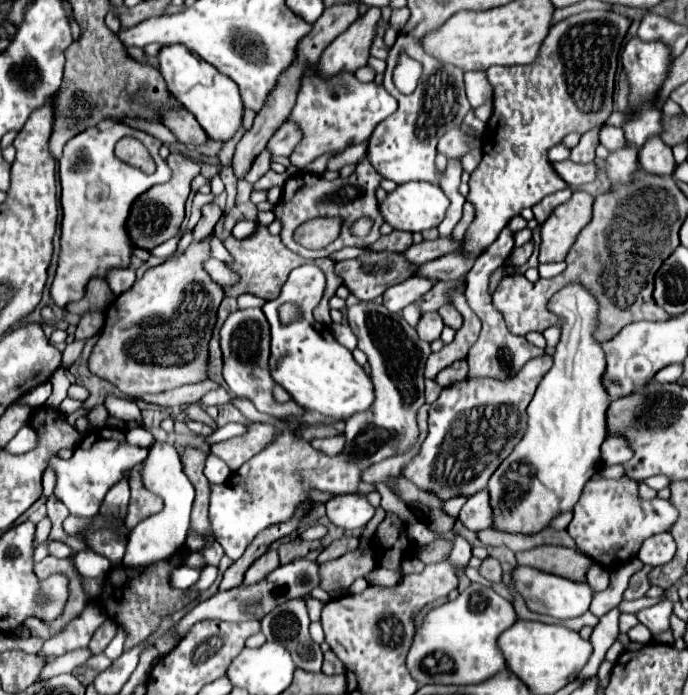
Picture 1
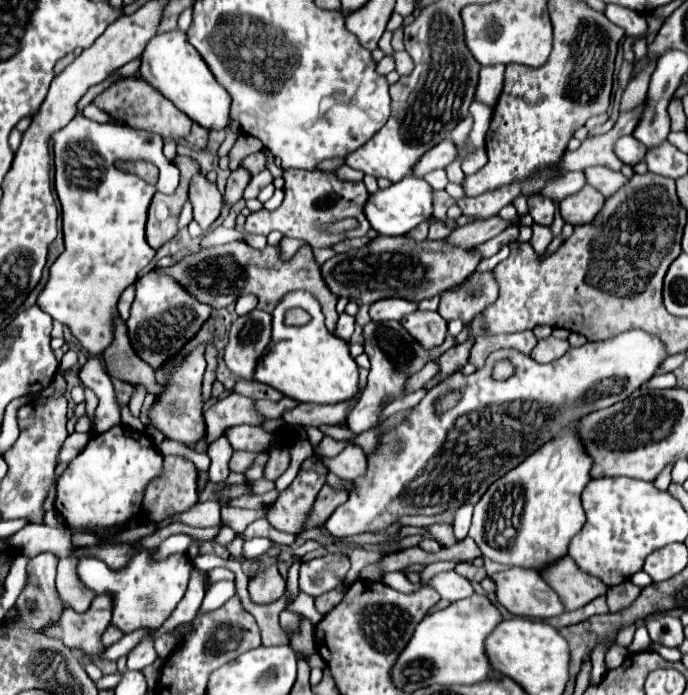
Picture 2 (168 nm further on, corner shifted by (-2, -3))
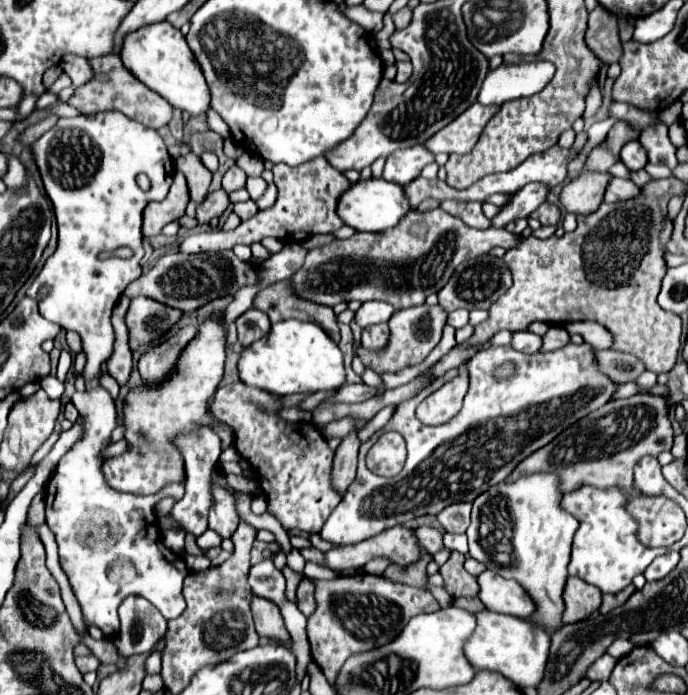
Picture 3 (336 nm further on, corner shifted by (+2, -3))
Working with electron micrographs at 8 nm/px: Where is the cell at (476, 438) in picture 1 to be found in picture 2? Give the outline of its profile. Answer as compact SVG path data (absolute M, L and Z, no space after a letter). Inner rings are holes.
M626 331L616 339L588 341L586 345L576 349L570 347L560 359L546 365L532 361L520 351L498 349L488 355L482 369L471 375L462 375L460 371L456 371L442 379L422 397L416 407L410 409L408 417L400 425L382 433L380 445L366 457L366 473L354 479L350 499L330 515L324 527L330 531L330 535L342 539L366 531L382 531L394 525L404 515L438 515L442 511L456 511L464 503L474 505L492 485L492 475L494 481L504 477L508 471L520 465L520 461L552 441L570 423L580 421L592 411L606 409L618 401L624 401L658 371L664 359L666 353L662 341L644 331ZM504 357L508 357L518 367L518 371L508 381L498 383L492 379L492 367L498 359ZM450 389L462 389L462 401L456 405L456 409L448 411L448 415L438 417L432 411L432 403ZM396 439L404 439L404 451L400 451L400 455L392 459L392 443L396 443Z

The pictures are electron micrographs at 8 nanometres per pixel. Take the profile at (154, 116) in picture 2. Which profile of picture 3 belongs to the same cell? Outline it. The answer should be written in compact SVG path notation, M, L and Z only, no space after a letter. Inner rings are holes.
M104 55L104 57L94 57L90 59L92 69L96 71L96 77L78 87L76 93L70 97L68 105L76 107L84 115L94 115L102 111L120 111L126 117L150 127L150 129L160 129L166 127L172 121L172 107L168 101L164 101L158 93L148 89L144 83L140 83L122 63L118 55Z

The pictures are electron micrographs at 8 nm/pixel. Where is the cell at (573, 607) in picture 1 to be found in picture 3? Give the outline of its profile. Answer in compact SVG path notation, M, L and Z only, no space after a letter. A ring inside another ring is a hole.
M484 571L478 575L480 583L480 601L486 609L496 613L508 613L514 617L530 617L536 611L536 603L528 595L528 591L516 583L514 579L504 579L492 571Z

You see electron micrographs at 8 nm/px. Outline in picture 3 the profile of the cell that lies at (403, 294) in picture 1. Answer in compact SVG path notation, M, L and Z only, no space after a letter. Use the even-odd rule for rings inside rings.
M366 301L356 311L354 321L360 327L370 327L370 325L376 325L376 323L386 323L392 317L394 311L396 311L396 307L392 307L390 303L384 303L384 301Z

